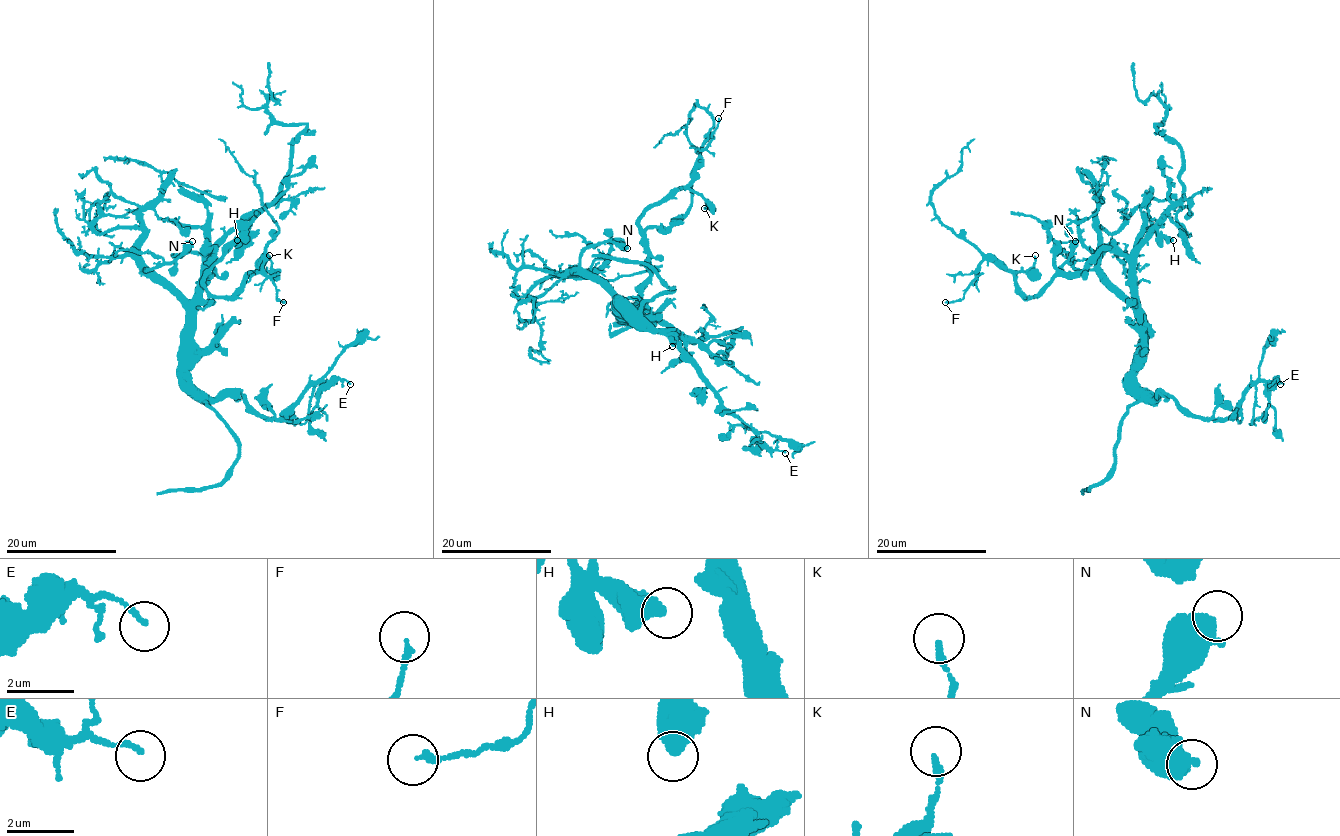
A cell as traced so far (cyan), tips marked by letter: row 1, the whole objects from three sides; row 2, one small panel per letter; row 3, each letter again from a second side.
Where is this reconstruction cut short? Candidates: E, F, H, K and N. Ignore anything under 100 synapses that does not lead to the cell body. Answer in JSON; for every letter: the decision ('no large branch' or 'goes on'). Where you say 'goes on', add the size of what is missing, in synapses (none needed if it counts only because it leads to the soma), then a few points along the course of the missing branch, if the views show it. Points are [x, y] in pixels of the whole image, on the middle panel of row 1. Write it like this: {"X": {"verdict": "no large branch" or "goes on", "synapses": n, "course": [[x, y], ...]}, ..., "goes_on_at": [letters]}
{"E": {"verdict": "no large branch"}, "F": {"verdict": "no large branch"}, "H": {"verdict": "no large branch"}, "K": {"verdict": "no large branch"}, "N": {"verdict": "no large branch"}, "goes_on_at": []}

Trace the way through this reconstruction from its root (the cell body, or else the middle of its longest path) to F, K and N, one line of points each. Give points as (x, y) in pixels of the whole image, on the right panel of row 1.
F: (1130, 273), (1122, 255), (1101, 250), (1082, 271), (1025, 295), (1007, 268), (983, 259), (964, 297), (945, 302)
K: (1130, 273), (1122, 255), (1101, 250), (1082, 271), (1025, 295), (1015, 273), (1035, 255)
N: (1130, 273), (1133, 300), (1125, 297), (1094, 271), (1077, 271), (1068, 261), (1071, 246), (1075, 241)

